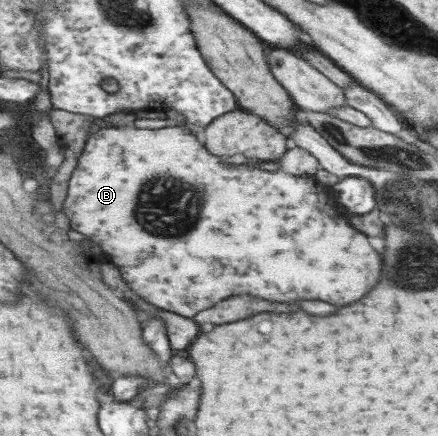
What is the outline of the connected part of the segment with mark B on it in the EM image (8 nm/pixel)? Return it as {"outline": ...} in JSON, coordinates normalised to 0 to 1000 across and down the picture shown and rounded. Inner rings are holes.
{"outline":[[[288,287],[283,291],[233,289],[203,312],[192,351],[183,360],[183,374],[178,374],[160,420],[164,424],[160,424],[160,443],[155,443],[146,484],[160,498],[164,521],[174,530],[219,548],[219,557],[237,557],[237,576],[247,576],[247,585],[256,585],[256,603],[265,603],[265,612],[274,612],[274,622],[283,626],[281,638],[320,683],[356,704],[420,727],[441,729],[452,722],[452,713],[475,709],[489,695],[502,695],[530,677],[553,677],[553,672],[575,672],[575,677],[589,677],[589,681],[603,681],[616,690],[671,695],[680,686],[735,686],[758,700],[795,700],[799,690],[822,686],[868,640],[868,599],[858,594],[858,576],[840,562],[840,553],[826,534],[817,534],[813,525],[804,525],[790,511],[790,502],[776,507],[776,498],[767,493],[772,479],[763,479],[763,470],[753,470],[753,461],[749,461],[756,454],[753,447],[763,447],[760,456],[769,459],[767,445],[760,443],[760,429],[731,420],[717,406],[694,411],[694,406],[676,406],[676,401],[662,401],[648,392],[603,392],[603,388],[589,388],[575,378],[525,383],[525,365],[484,356],[466,337],[466,328],[447,314],[447,307],[425,291],[315,296],[304,287],[301,291],[288,291]],[[292,622],[315,631],[315,649],[292,644]],[[320,631],[333,631],[333,635],[352,631],[352,654],[324,654]]]}

